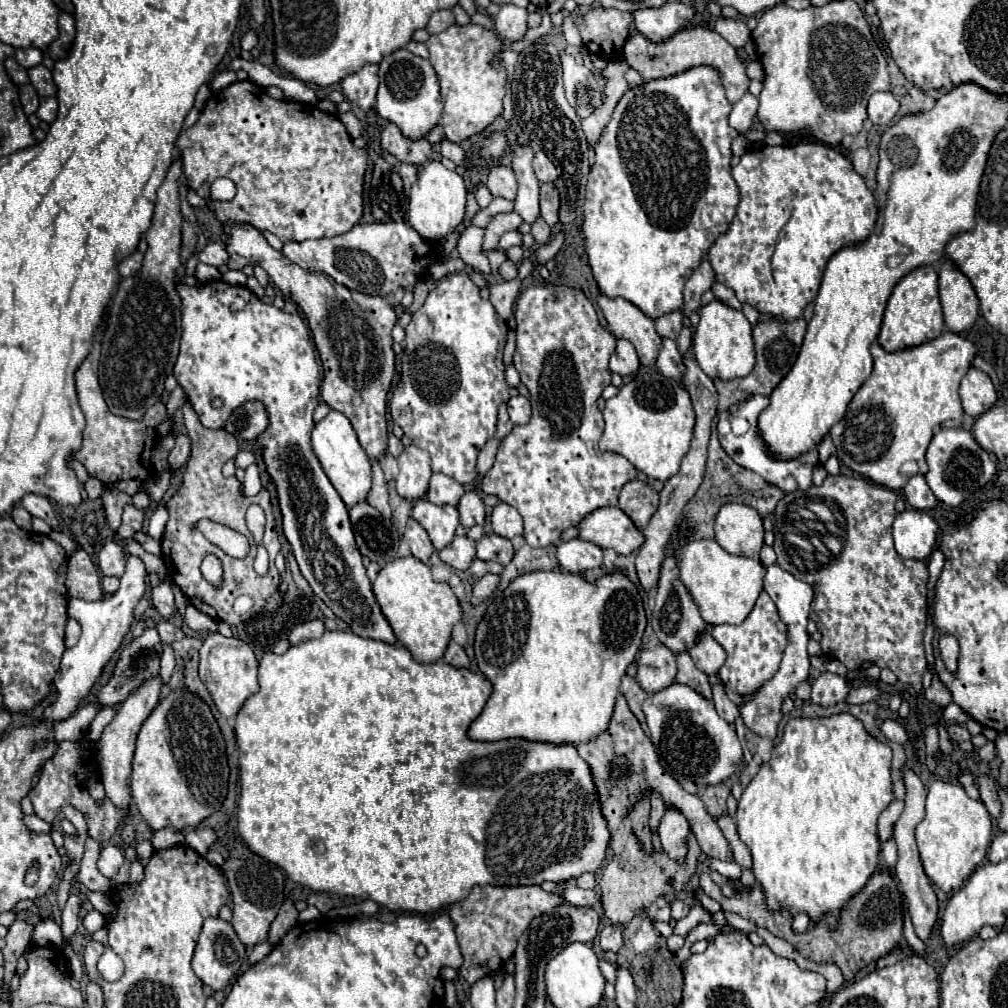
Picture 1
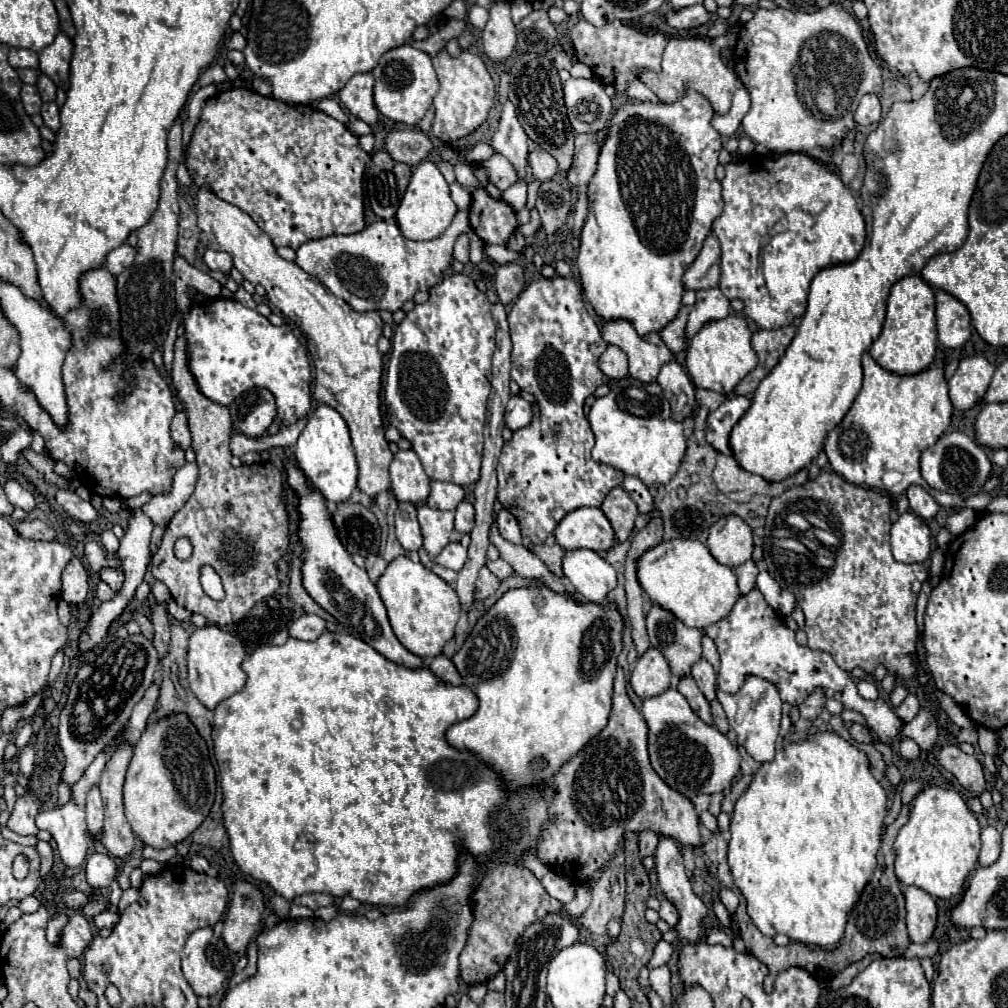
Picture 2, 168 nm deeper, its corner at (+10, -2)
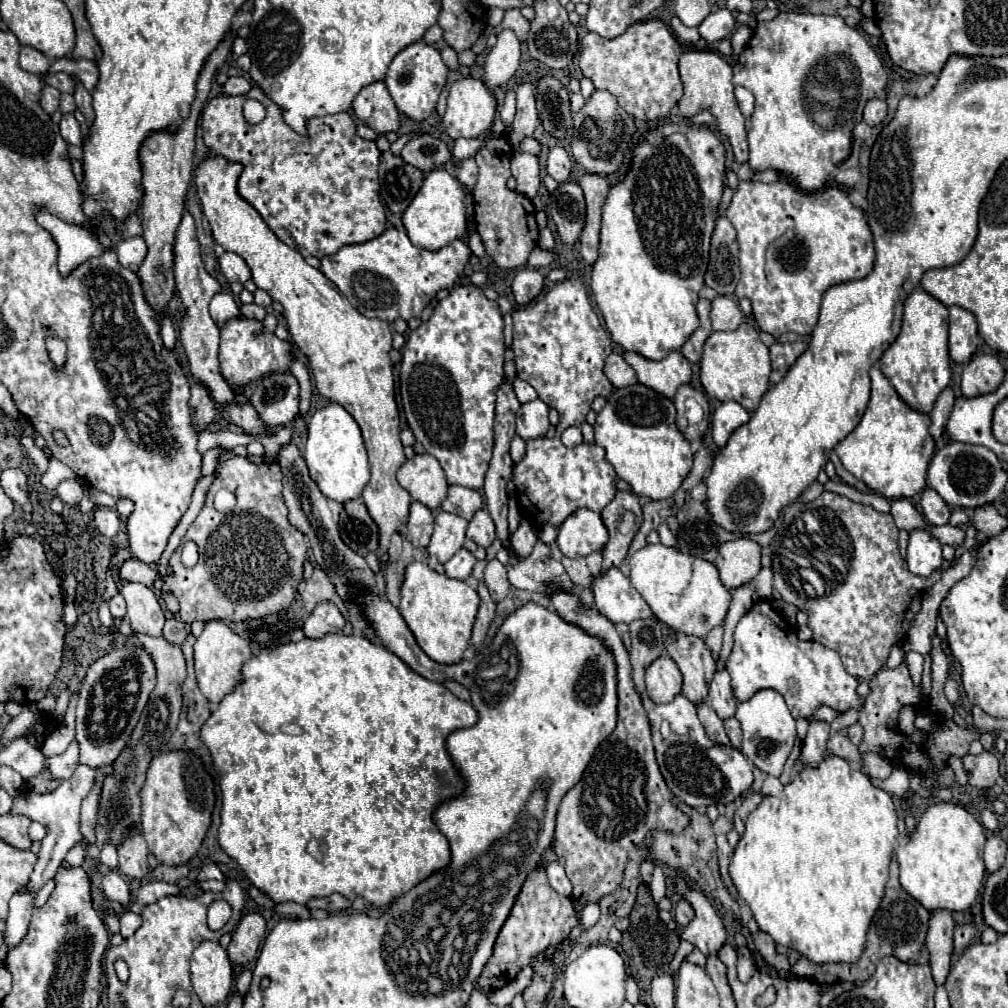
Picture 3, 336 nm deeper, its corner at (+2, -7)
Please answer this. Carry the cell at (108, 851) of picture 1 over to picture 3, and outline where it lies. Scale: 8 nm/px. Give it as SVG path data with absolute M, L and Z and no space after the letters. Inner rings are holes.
M107 871L103 875L103 881L101 881L101 887L103 887L103 893L113 899L113 901L119 901L119 903L129 903L129 885L127 881L117 873L117 871Z

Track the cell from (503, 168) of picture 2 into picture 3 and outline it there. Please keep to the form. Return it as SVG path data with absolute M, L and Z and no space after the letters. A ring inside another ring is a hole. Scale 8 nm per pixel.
M515 153L511 159L511 175L517 181L517 193L525 195L525 197L535 197L539 187L541 187L541 179L539 179L539 159L535 155L529 153Z

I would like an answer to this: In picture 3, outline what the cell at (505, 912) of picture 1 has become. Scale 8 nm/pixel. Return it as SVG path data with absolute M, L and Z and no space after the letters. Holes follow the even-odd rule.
M545 869L531 871L513 903L513 909L511 909L507 921L503 923L503 927L497 935L493 955L485 963L485 967L477 979L477 987L485 995L491 995L499 987L511 983L517 977L517 973L531 963L531 959L533 959L533 955L537 955L537 951L543 951L549 945L559 945L563 939L569 937L569 933L575 925L577 925L577 919L575 919L575 909L573 909L571 899L557 895L557 891L553 891L549 887Z

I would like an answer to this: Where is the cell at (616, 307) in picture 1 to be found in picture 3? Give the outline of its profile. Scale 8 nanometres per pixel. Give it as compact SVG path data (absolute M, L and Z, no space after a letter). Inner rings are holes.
M623 351L623 359L635 369L637 379L665 397L673 397L681 383L691 381L691 367L679 351L669 351L661 361L645 359L635 351Z

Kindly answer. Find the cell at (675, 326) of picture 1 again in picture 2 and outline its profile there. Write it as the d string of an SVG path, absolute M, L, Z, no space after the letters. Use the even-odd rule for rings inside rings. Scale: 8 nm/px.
M681 306L677 318L659 332L659 336L663 338L663 342L669 346L669 350L673 354L685 350L687 344L689 344L689 340L685 338L685 322L687 322L689 312L691 312L691 306Z

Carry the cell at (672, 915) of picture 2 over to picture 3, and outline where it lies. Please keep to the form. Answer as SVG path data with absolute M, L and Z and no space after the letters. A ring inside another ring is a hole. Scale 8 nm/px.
M685 899L679 901L679 905L673 909L673 919L679 923L679 925L687 925L691 919L693 919L693 909L689 907L689 903Z

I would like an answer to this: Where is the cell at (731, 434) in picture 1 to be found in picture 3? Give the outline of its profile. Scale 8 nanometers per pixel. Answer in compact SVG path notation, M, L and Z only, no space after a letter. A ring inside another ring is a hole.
M725 401L711 419L711 431L713 431L713 441L719 447L725 447L727 439L731 437L731 433L741 427L743 423L749 421L749 413L747 409L743 409L739 403L735 401Z

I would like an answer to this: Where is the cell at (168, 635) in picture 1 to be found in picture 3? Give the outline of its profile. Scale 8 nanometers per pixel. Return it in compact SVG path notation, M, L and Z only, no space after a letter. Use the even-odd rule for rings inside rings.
M123 583L119 591L127 601L127 617L131 627L139 633L161 637L165 615L155 593L141 583Z

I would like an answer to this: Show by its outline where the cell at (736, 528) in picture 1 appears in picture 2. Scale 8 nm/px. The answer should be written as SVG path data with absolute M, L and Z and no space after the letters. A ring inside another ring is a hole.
M739 516L719 518L719 522L711 526L707 546L719 564L737 568L743 562L751 560L753 554L751 528Z

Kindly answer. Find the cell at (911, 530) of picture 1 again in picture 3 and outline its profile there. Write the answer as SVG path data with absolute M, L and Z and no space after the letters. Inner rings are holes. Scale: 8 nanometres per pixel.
M913 529L907 545L907 565L915 575L931 575L943 563L941 543L927 529Z

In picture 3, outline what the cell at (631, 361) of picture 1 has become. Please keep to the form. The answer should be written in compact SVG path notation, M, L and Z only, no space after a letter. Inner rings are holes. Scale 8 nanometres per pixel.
M619 351L611 353L605 359L605 375L613 383L613 387L629 387L629 385L637 383L637 375L635 375L633 367L629 367L625 363L625 359L621 357Z

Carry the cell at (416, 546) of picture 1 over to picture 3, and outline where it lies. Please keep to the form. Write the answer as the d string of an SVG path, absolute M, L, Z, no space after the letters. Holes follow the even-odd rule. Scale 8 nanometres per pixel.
M413 501L409 507L409 519L405 523L407 539L415 547L427 547L433 535L433 513L423 503Z

